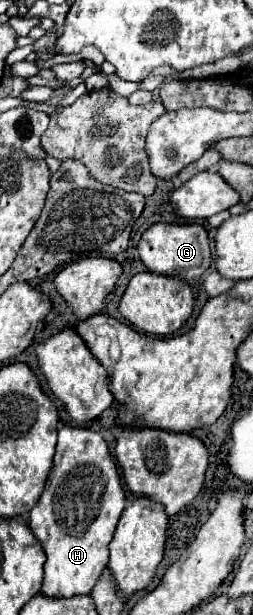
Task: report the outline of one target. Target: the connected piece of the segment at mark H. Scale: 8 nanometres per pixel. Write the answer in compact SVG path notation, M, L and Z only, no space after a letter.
M62 424L54 466L46 478L44 492L30 512L30 528L46 552L42 594L76 596L90 594L108 564L108 544L118 518L126 506L126 492L118 468L104 438L90 430Z

